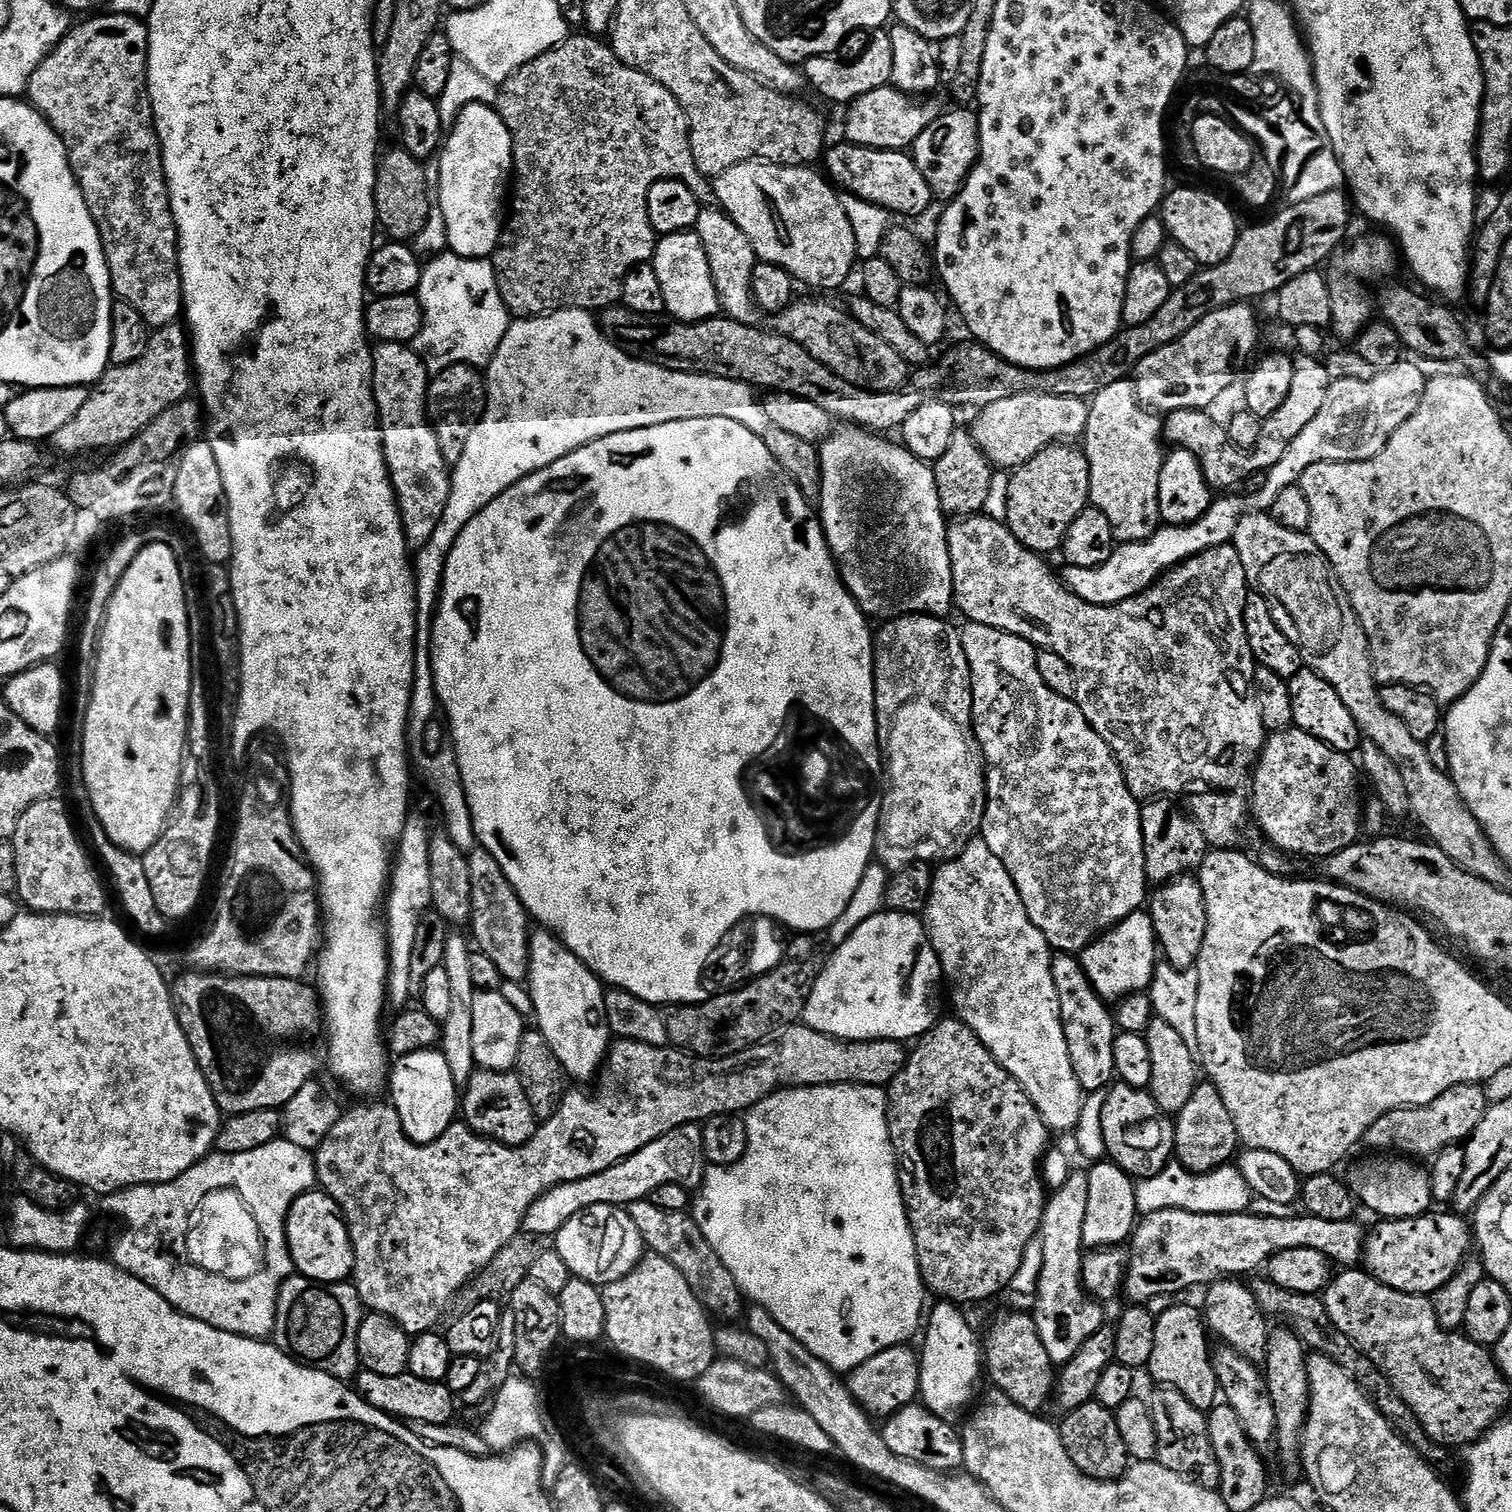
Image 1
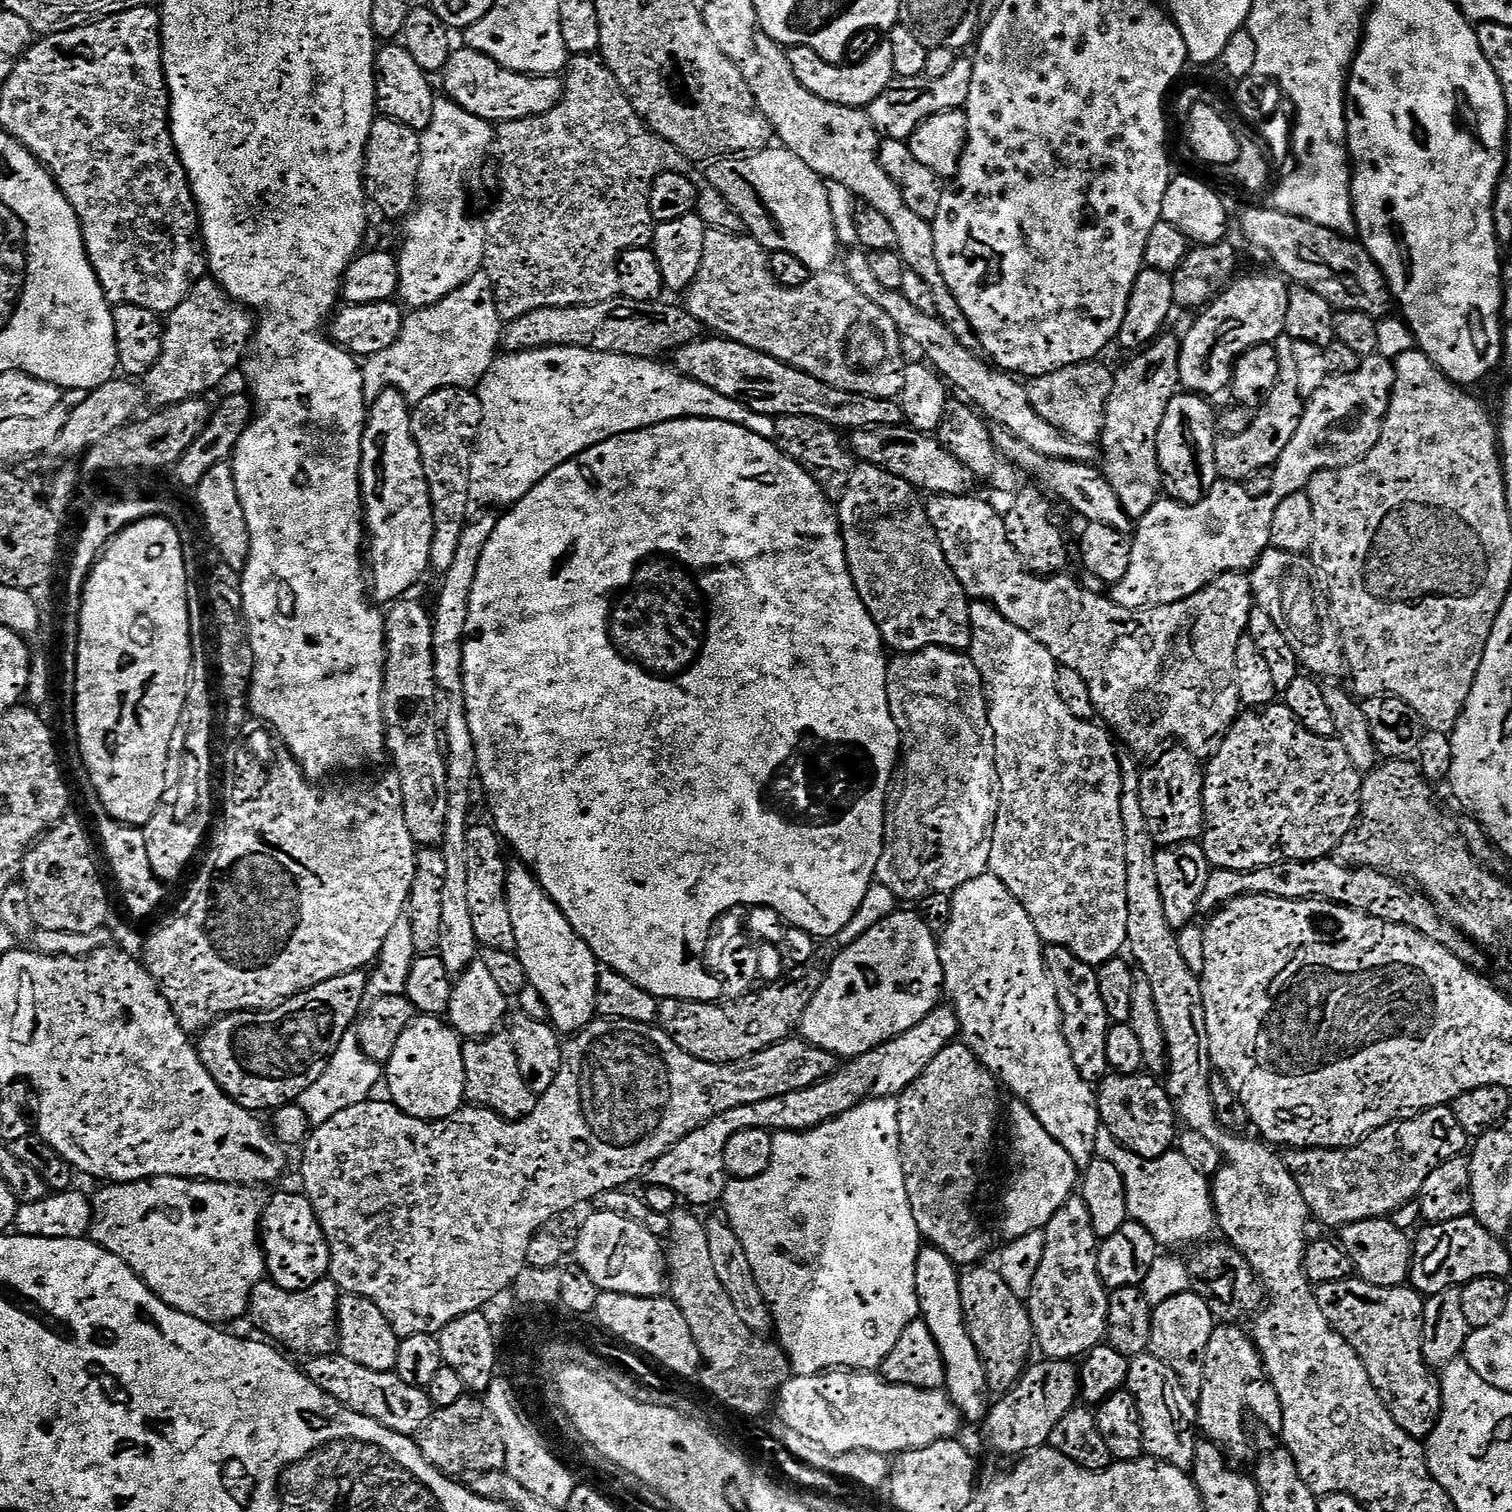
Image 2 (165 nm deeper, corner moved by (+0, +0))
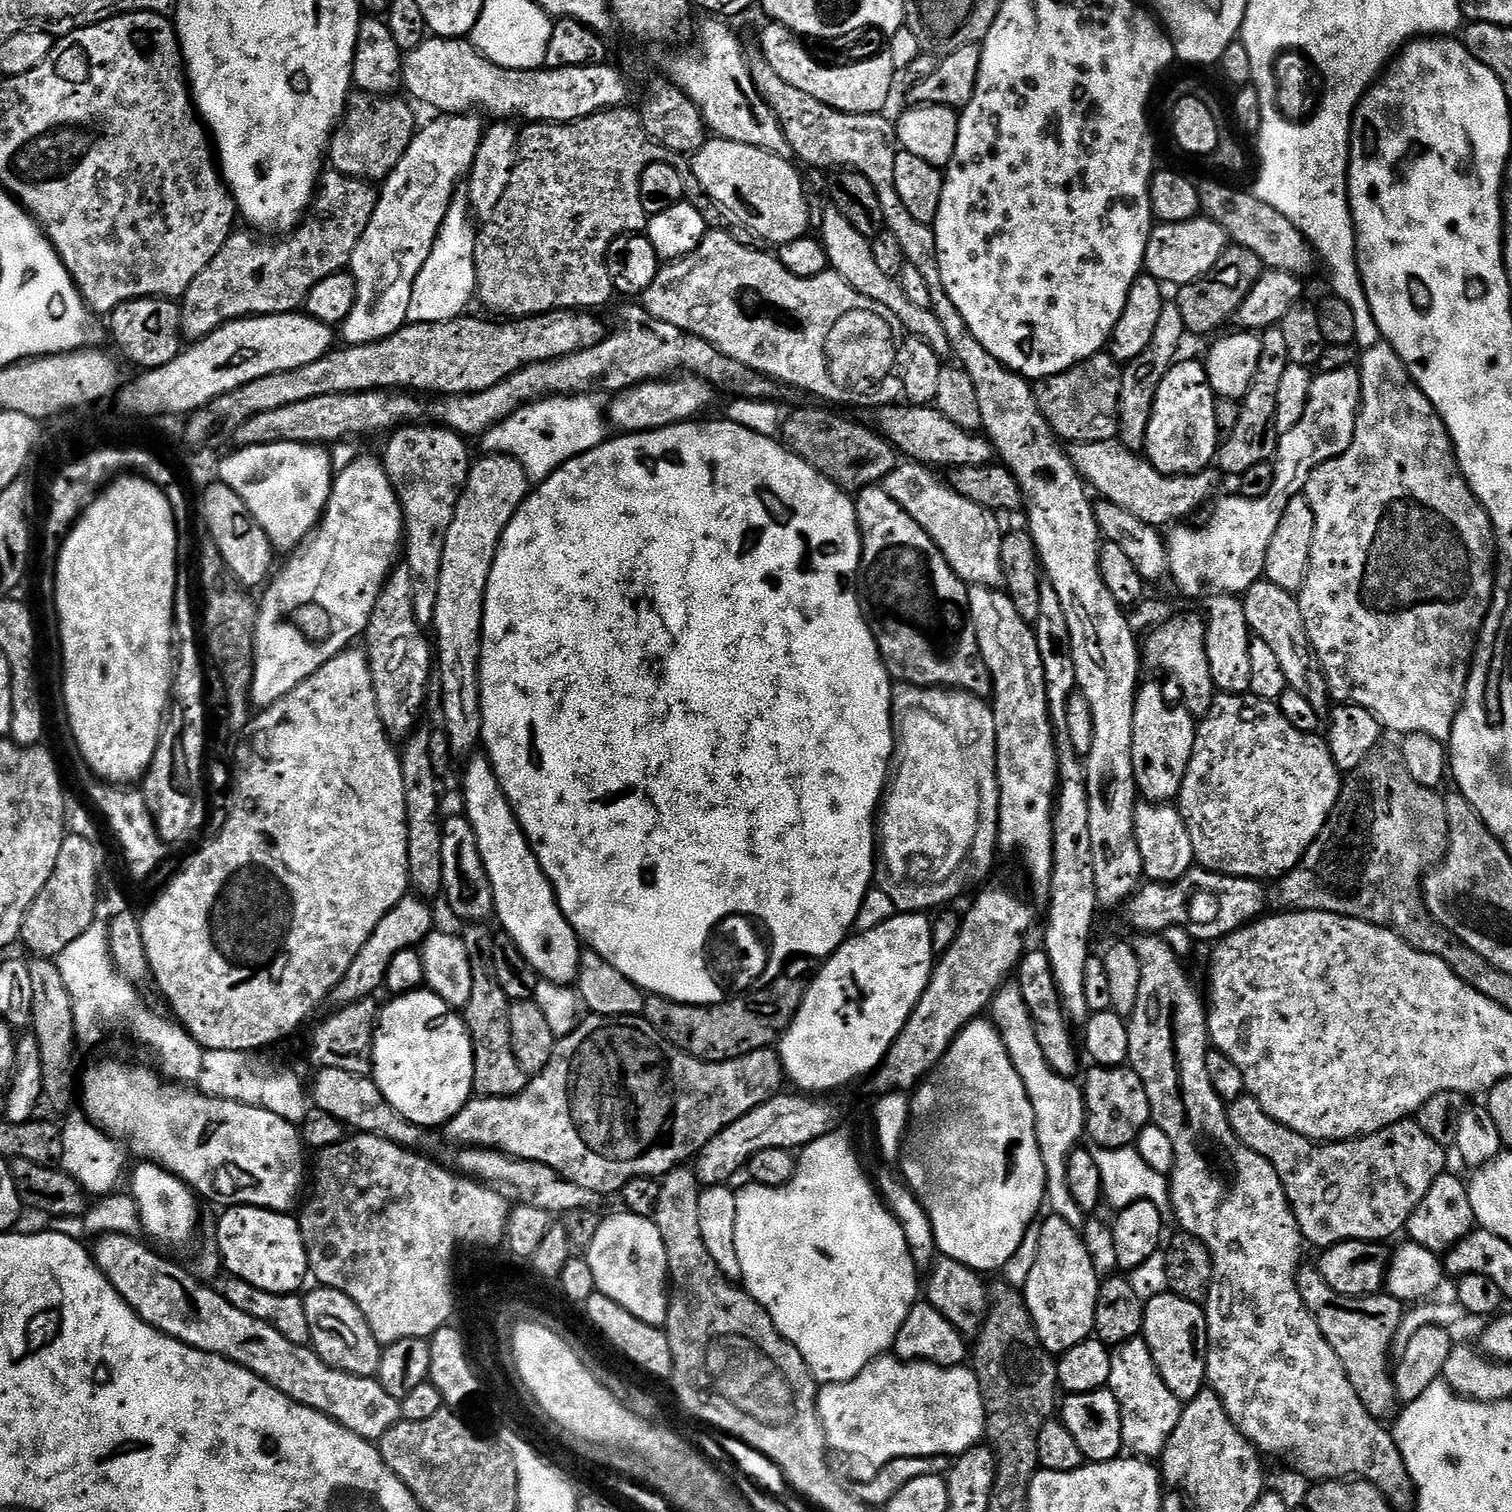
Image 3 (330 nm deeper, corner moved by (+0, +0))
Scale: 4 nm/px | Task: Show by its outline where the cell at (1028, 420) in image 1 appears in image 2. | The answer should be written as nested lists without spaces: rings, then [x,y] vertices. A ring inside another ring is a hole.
[[[1099,359],[1083,360],[1080,364],[1071,364],[1044,376],[1037,376],[1027,385],[1028,400],[1032,409],[1050,426],[1063,432],[1071,440],[1081,440],[1095,445],[1099,439],[1105,404],[1113,379],[1113,369],[1100,364]]]

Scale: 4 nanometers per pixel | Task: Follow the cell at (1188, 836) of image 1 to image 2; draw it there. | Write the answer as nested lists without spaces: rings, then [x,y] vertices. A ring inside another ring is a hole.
[[[1172,747],[1176,748],[1170,749],[1169,752],[1161,751],[1155,757],[1157,760],[1145,772],[1139,773],[1142,814],[1148,833],[1152,836],[1153,845],[1156,846],[1190,844],[1199,841],[1204,831],[1204,774],[1201,765],[1196,765],[1199,764],[1197,757],[1193,756],[1187,748]]]

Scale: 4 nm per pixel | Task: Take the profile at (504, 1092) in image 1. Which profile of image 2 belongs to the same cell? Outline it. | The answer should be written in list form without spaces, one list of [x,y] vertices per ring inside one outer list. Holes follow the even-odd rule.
[[[493,1034],[465,1039],[460,1054],[464,1067],[464,1095],[475,1107],[488,1108],[504,1120],[521,1120],[532,1113],[538,1096],[530,1090],[530,1086],[526,1086],[526,1082],[522,1082],[514,1046],[507,1035]]]

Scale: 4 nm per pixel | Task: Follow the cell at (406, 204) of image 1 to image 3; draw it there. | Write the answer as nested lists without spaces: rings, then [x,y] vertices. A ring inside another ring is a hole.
[[[353,91],[348,97],[348,107],[343,120],[340,121],[336,133],[332,136],[330,145],[330,164],[335,171],[343,176],[359,176],[369,182],[383,182],[388,175],[398,166],[402,154],[410,146],[418,131],[416,116],[412,113],[413,105],[407,99],[399,100],[399,95],[375,96],[369,92]]]

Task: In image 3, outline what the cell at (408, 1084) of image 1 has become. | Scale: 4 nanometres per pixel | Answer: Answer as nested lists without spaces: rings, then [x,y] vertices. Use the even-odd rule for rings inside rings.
[[[417,990],[415,992],[396,994],[391,999],[392,1001],[385,1008],[383,1005],[378,1012],[376,1042],[372,1045],[371,1079],[375,1080],[378,1090],[382,1090],[386,1102],[390,1102],[390,1106],[394,1106],[394,1110],[398,1114],[402,1114],[402,1118],[414,1122],[425,1130],[436,1128],[439,1124],[440,1127],[447,1125],[448,1121],[453,1120],[474,1096],[474,1054],[476,1053],[476,1045],[473,1044],[472,1036],[468,1033],[468,1026],[465,1024],[464,1017],[459,1011],[449,1008],[445,1000],[438,998],[438,994],[434,994],[430,990]]]

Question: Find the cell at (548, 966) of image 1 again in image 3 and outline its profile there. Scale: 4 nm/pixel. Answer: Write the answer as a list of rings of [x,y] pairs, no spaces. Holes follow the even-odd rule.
[[[484,754],[475,756],[473,755],[467,761],[469,762],[468,769],[464,772],[465,809],[463,808],[463,811],[468,821],[474,826],[474,834],[478,834],[478,850],[482,854],[482,862],[486,866],[486,874],[490,878],[492,887],[495,919],[500,919],[500,924],[504,927],[501,929],[522,950],[522,954],[541,980],[571,985],[579,974],[582,941],[577,936],[575,928],[570,926],[570,922],[562,914],[560,904],[556,900],[556,891],[552,889],[548,875],[542,870],[536,853],[532,850],[532,845],[528,843],[528,835],[518,822],[512,803],[502,790],[500,779],[492,768],[492,761]]]

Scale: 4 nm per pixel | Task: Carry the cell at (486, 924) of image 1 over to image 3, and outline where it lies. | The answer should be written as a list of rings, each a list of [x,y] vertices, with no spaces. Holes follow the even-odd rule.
[[[467,815],[452,816],[443,821],[442,834],[442,878],[444,887],[442,896],[448,899],[452,912],[461,916],[464,922],[484,922],[493,915],[492,887],[486,874],[486,866],[482,862],[482,854],[478,850],[478,834],[474,834],[474,826]]]

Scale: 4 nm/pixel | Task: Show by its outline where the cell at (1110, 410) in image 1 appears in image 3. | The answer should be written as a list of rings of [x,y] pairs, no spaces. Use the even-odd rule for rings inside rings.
[[[1174,302],[1165,303],[1162,315],[1158,320],[1158,329],[1154,332],[1154,338],[1150,346],[1138,356],[1131,360],[1123,369],[1123,382],[1118,412],[1119,437],[1121,443],[1128,448],[1138,450],[1143,447],[1146,430],[1149,426],[1149,416],[1152,413],[1153,398],[1156,396],[1157,388],[1166,376],[1173,364],[1179,357],[1179,350],[1187,328],[1182,319],[1181,311]]]

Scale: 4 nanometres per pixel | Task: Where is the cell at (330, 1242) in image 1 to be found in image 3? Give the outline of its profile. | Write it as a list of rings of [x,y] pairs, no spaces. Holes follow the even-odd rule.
[[[253,1204],[228,1206],[216,1224],[216,1244],[223,1267],[258,1290],[276,1295],[296,1294],[301,1291],[304,1279],[309,1279],[308,1251],[295,1215],[271,1212]]]

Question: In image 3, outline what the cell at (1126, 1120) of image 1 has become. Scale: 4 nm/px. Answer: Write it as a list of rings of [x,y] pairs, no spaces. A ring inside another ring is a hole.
[[[1128,1066],[1118,1068],[1089,1067],[1088,1077],[1082,1080],[1086,1132],[1093,1145],[1102,1148],[1126,1148],[1139,1141],[1144,1128],[1153,1123],[1151,1104],[1142,1078]]]

